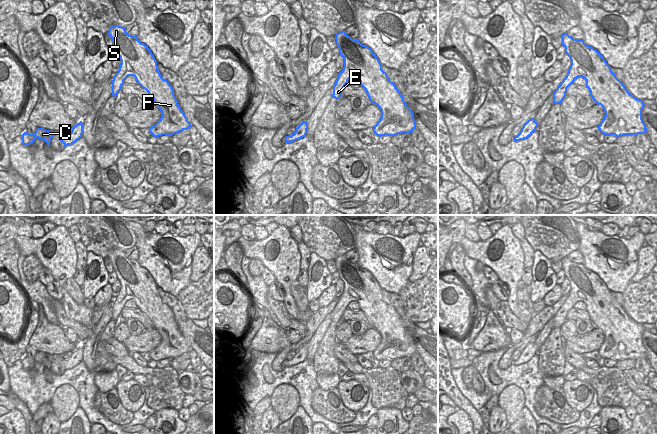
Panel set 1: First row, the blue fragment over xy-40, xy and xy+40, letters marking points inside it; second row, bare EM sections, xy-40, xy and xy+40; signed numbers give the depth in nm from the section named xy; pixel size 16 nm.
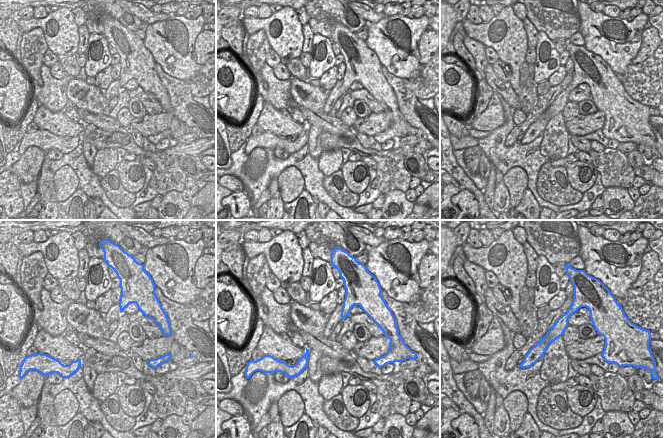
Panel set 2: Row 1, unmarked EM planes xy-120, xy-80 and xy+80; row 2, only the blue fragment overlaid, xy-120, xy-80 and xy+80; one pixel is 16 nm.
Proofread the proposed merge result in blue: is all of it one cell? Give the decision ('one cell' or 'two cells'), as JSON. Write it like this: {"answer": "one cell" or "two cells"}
{"answer": "two cells"}

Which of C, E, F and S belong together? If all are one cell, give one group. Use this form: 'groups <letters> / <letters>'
groups C E / F S

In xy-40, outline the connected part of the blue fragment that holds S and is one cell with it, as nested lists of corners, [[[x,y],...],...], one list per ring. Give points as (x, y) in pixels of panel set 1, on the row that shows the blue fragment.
[[[119,25],[111,26],[107,34],[112,38],[121,60],[119,70],[113,76],[112,87],[123,85],[128,76],[134,76],[161,111],[160,120],[149,128],[149,132],[154,137],[159,137],[188,130],[192,125],[181,110],[172,86],[162,78],[157,61],[148,46],[141,43],[137,36],[129,35]]]

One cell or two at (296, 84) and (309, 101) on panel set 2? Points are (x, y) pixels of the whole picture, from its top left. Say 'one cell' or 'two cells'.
one cell

